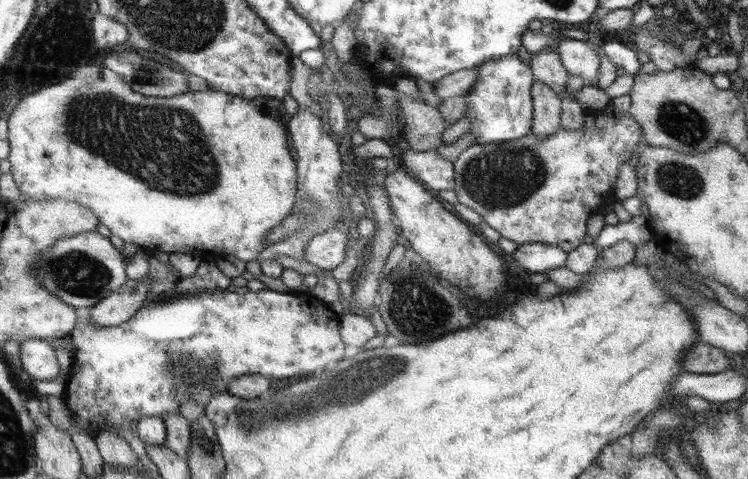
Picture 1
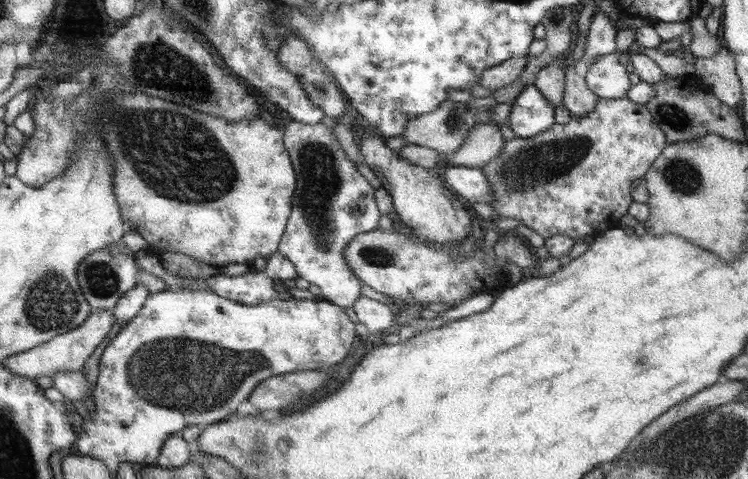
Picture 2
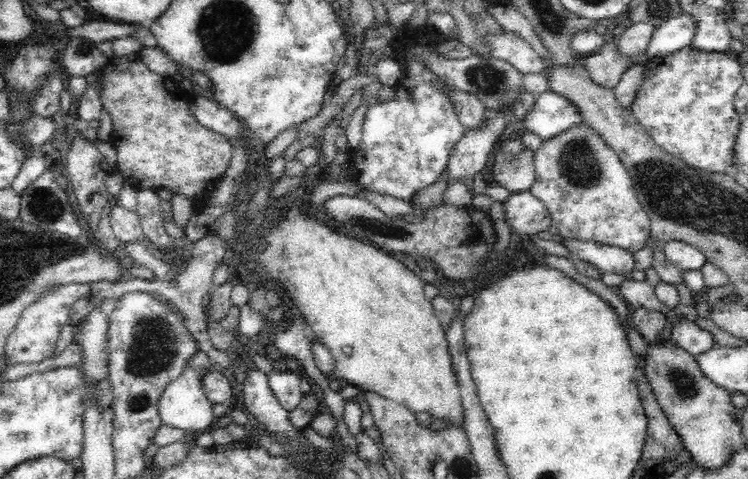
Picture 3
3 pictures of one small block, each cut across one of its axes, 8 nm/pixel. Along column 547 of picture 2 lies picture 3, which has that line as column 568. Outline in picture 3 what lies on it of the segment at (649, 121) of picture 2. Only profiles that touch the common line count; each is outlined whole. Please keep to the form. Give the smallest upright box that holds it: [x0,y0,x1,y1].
[529,124,651,252]

